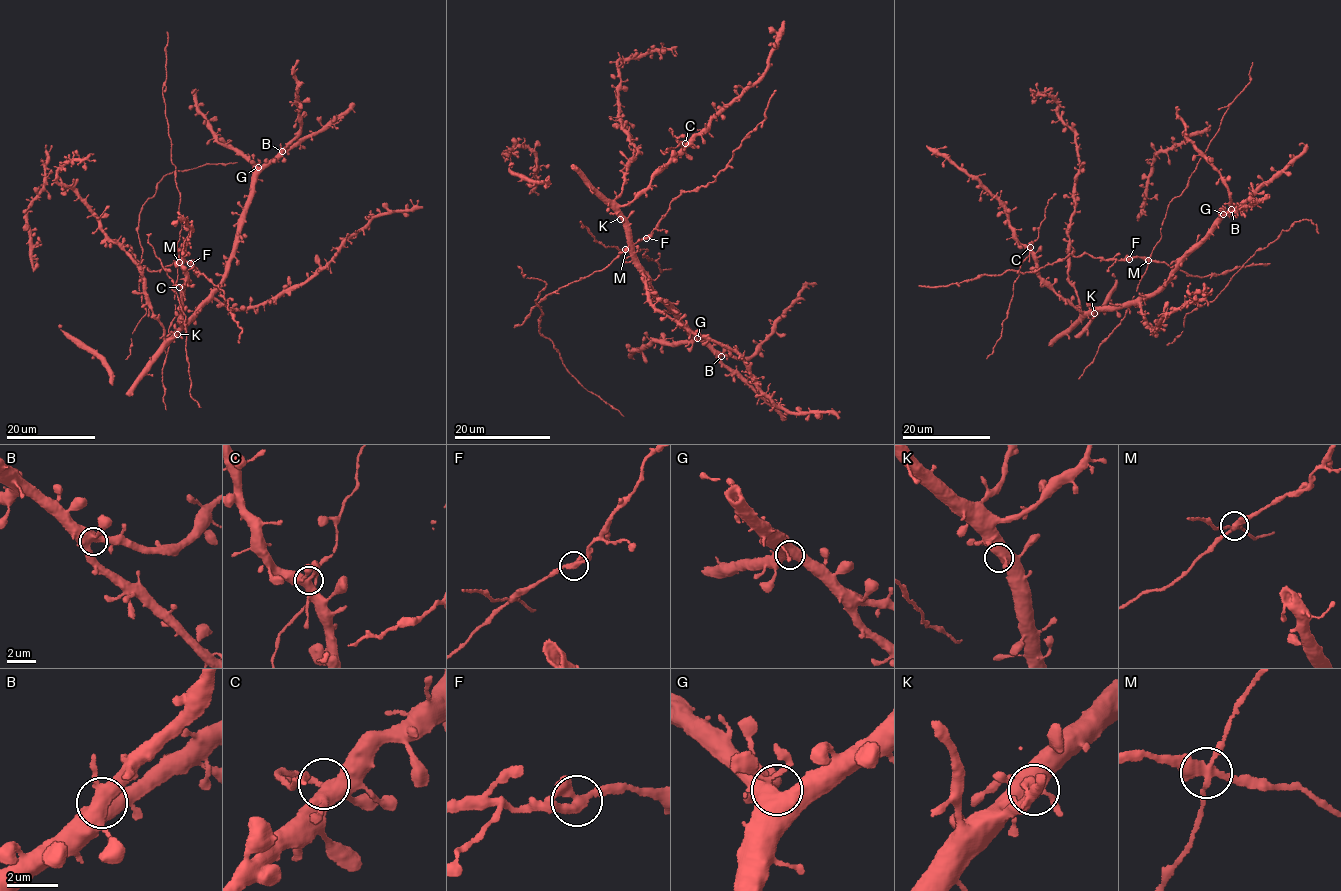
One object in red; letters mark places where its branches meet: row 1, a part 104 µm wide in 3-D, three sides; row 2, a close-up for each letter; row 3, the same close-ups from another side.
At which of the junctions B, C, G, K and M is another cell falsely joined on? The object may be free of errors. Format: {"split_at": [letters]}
{"split_at": ["M"]}

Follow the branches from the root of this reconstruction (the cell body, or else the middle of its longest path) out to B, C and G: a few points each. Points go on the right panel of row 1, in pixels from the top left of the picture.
B: (1091, 309), (1115, 310), (1140, 304), (1163, 285), (1174, 268), (1205, 240), (1231, 209)
C: (1091, 309), (1082, 312), (1041, 277), (1037, 256), (1030, 247)
G: (1091, 309), (1115, 310), (1140, 304), (1205, 240), (1223, 214)

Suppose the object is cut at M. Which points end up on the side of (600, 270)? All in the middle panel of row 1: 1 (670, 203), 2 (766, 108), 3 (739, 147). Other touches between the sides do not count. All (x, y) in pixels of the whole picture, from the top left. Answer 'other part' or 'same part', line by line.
1: same part
2: same part
3: same part

